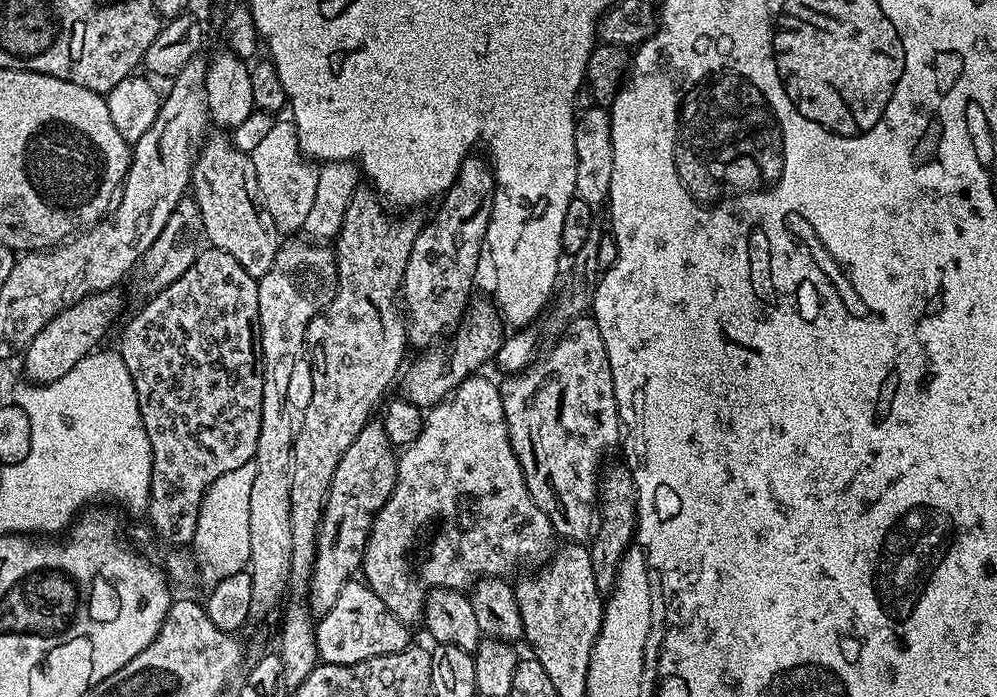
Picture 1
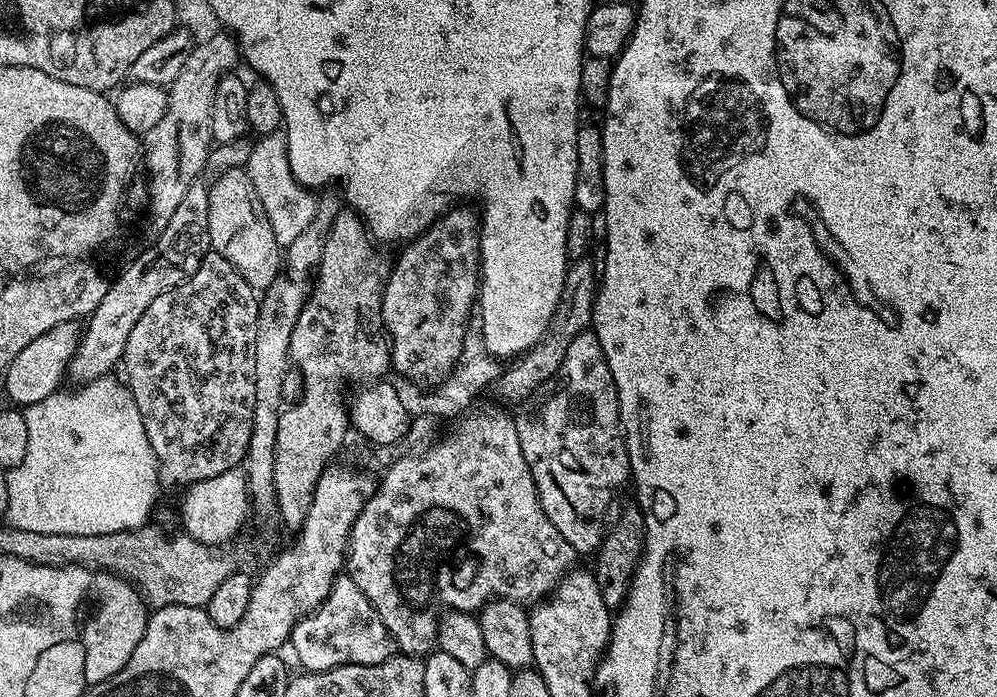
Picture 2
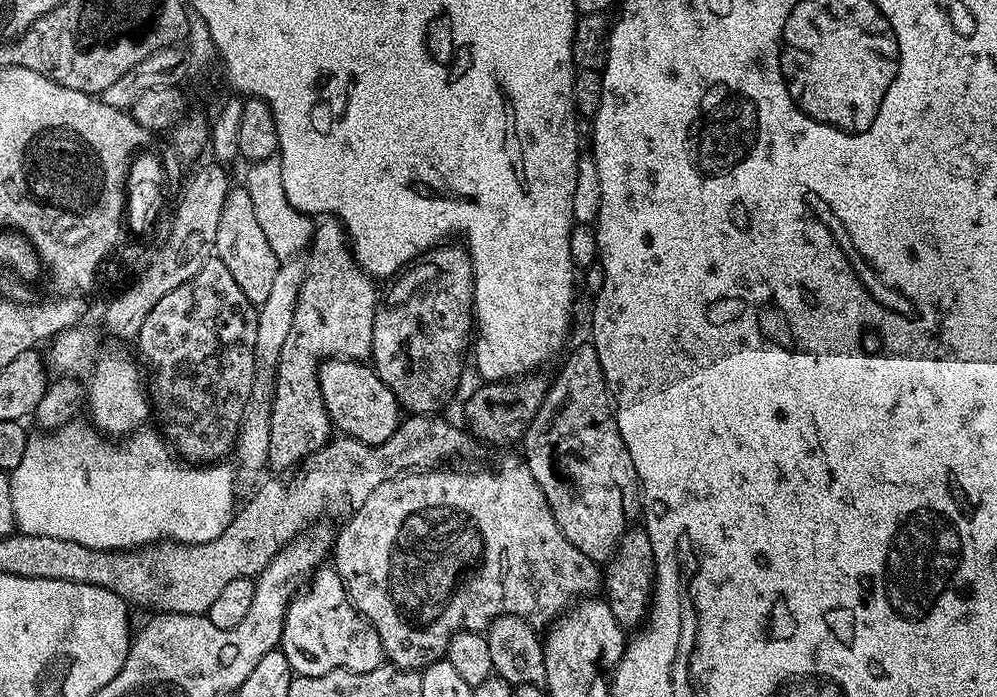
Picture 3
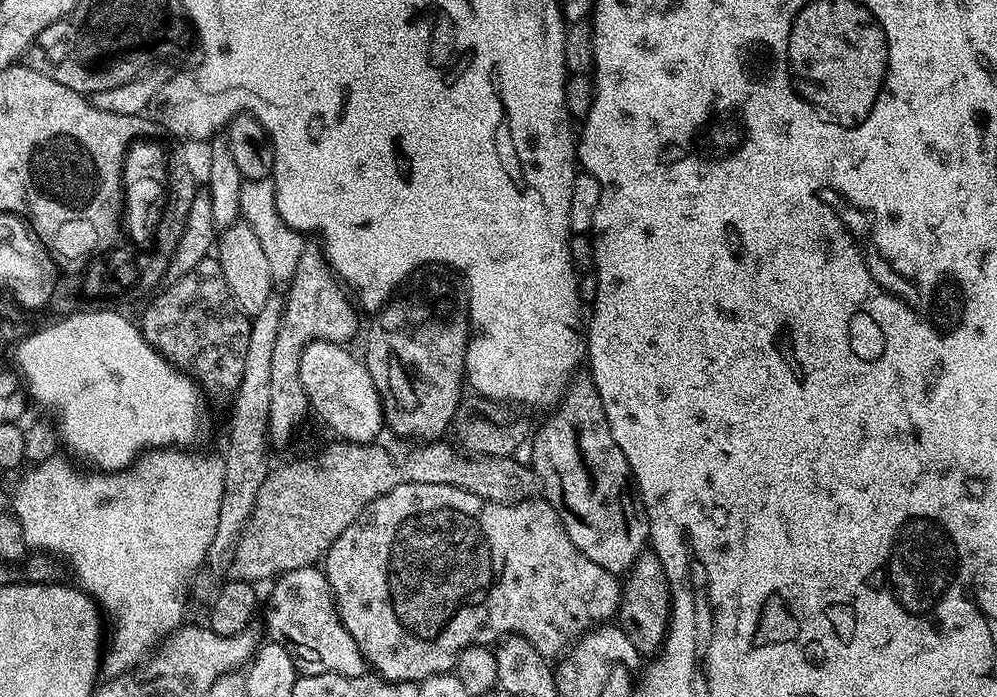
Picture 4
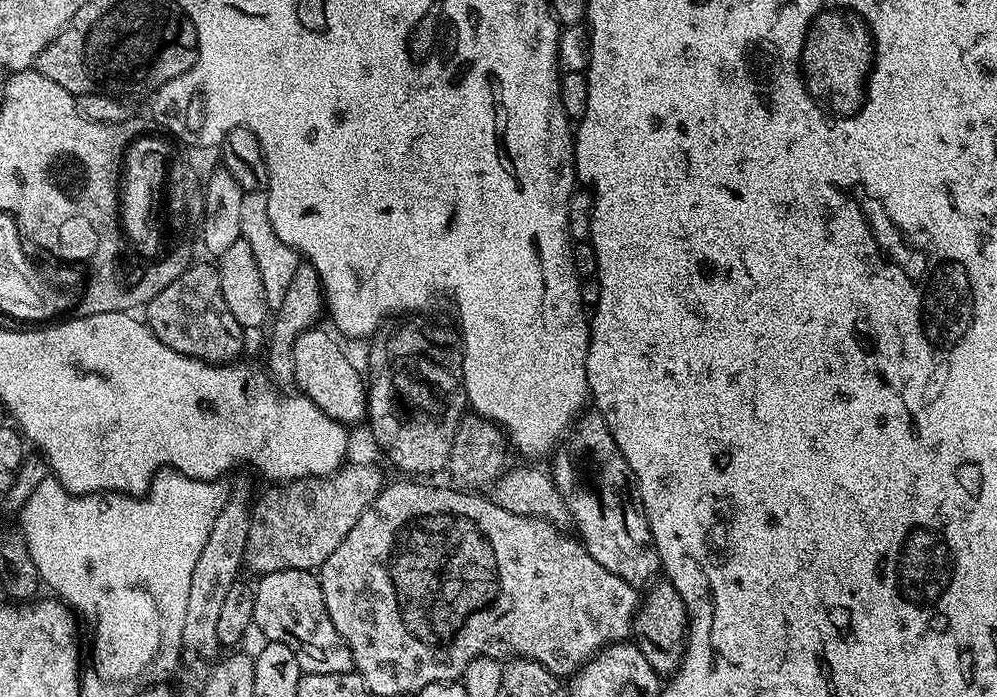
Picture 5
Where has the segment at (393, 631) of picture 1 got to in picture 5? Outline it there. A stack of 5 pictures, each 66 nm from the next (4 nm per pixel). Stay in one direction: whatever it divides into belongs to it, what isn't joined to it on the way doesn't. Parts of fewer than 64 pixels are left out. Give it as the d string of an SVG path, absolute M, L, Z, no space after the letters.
M278 570L265 572L254 584L255 631L260 631L265 641L282 642L294 650L301 673L342 674L353 671L350 646L334 630L326 602L322 598L322 586L312 572L302 570Z

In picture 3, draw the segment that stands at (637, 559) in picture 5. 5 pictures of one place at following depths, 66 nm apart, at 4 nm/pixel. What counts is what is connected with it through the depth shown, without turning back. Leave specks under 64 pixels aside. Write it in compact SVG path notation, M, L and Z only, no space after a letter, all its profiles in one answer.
M584 342L570 352L567 353L568 361L550 384L552 420L537 418L529 422L522 439L522 458L530 466L530 474L534 474L538 486L542 486L542 494L546 494L546 502L550 502L550 510L562 534L566 534L566 538L570 538L570 542L586 554L586 558L607 562L612 559L613 552L630 527L628 516L635 512L637 515L641 507L640 479L634 470L630 450L626 450L626 442L622 442L612 394L595 348L591 343Z

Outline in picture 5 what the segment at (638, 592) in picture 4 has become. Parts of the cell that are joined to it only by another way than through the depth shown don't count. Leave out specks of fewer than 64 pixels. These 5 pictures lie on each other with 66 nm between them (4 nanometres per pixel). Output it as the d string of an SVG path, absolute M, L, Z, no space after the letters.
M660 578L647 585L632 619L631 639L660 677L671 677L679 668L688 639L688 605L682 602L682 594L678 594L668 579Z

